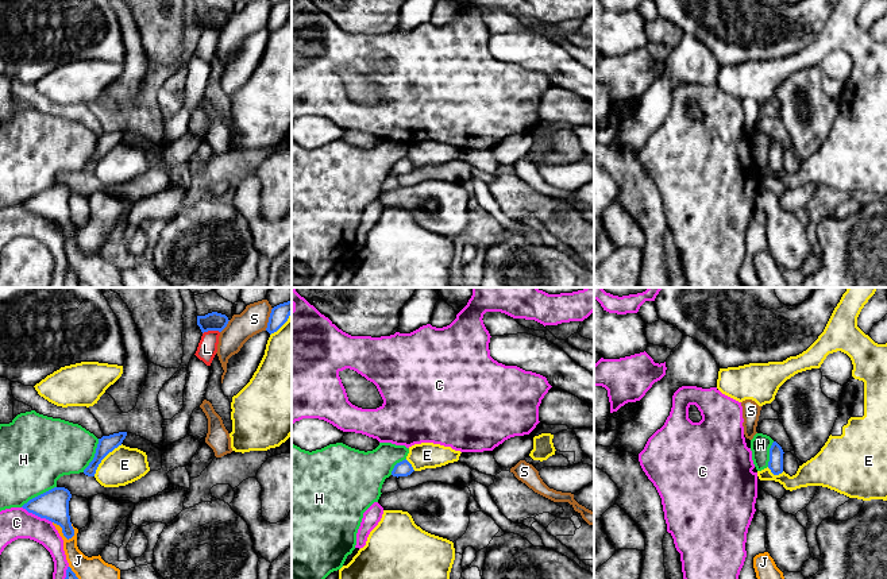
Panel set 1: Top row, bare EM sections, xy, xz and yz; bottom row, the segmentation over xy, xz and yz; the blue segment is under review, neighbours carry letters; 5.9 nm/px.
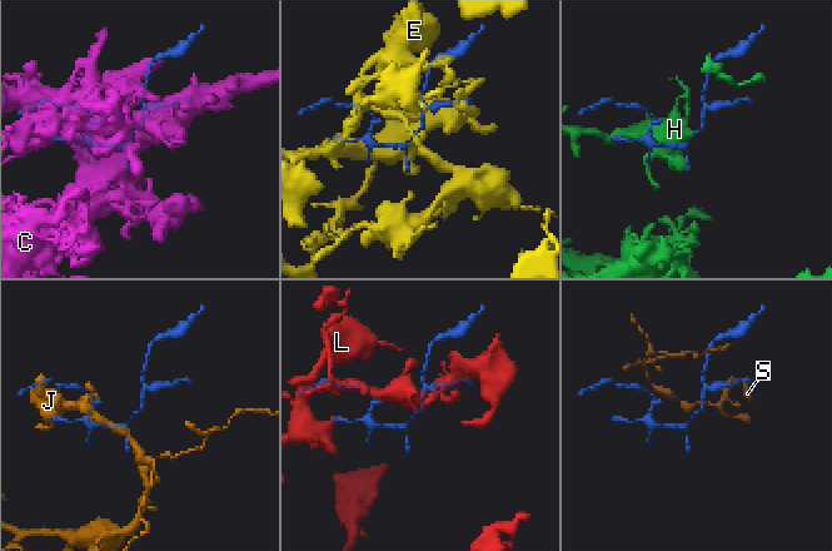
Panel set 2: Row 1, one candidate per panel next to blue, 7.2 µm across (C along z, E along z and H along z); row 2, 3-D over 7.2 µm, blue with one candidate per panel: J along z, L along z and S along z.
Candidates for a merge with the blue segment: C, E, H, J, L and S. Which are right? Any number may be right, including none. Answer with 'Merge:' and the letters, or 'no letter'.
Merge: no letter

